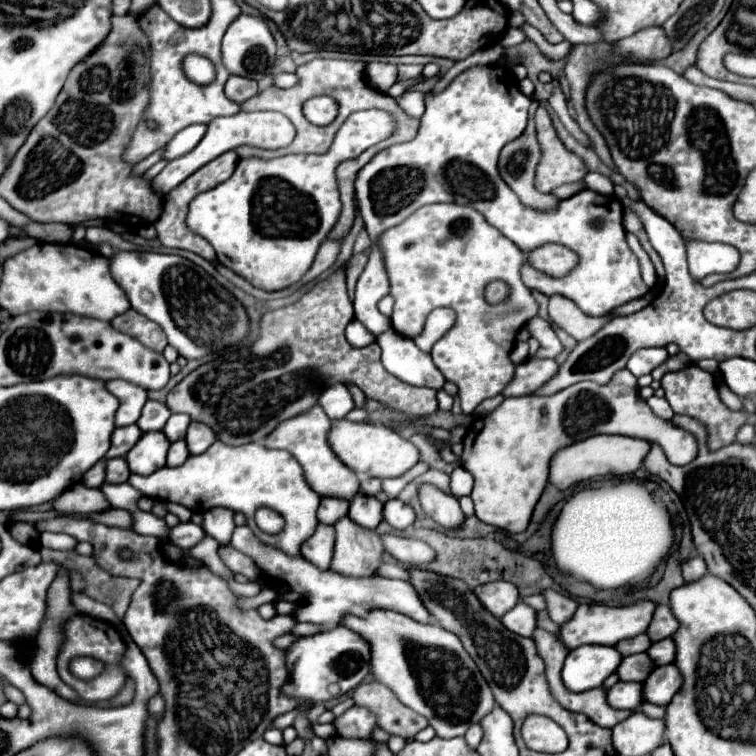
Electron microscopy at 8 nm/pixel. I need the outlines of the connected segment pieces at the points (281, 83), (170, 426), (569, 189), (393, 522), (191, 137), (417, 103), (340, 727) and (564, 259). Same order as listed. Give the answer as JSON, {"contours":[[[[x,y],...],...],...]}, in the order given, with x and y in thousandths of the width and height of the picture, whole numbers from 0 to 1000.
{"contours":[[[[369,97],[362,101],[362,114],[369,116],[382,116],[393,110],[390,97]]],[[[226,548],[226,553],[221,556],[221,561],[216,566],[216,574],[224,579],[224,585],[242,582],[250,558],[253,558],[253,553],[245,548]]],[[[761,241],[761,243],[747,243],[747,246],[739,246],[731,257],[737,259],[737,262],[753,262],[753,259],[758,259],[758,257],[763,257],[766,251],[771,251],[771,241]]],[[[515,661],[507,672],[507,685],[509,690],[515,690],[517,698],[538,701],[549,690],[549,677],[544,669],[533,667],[530,661]]],[[[261,164],[261,167],[250,167],[239,175],[234,175],[234,180],[229,180],[229,185],[216,196],[216,212],[231,212],[237,206],[245,206],[247,201],[253,201],[263,185],[271,177],[271,164]]],[[[538,119],[533,122],[528,130],[525,130],[525,138],[530,138],[533,148],[546,153],[546,156],[557,156],[560,146],[562,146],[562,138],[560,138],[560,122],[552,122],[552,119]]],[[[467,934],[454,947],[443,950],[440,958],[454,976],[488,976],[496,963],[496,947],[488,939]]],[[[721,323],[716,328],[710,328],[702,339],[700,339],[702,349],[726,362],[726,365],[747,365],[761,349],[763,349],[763,339],[753,331],[745,328],[739,323]]]]}

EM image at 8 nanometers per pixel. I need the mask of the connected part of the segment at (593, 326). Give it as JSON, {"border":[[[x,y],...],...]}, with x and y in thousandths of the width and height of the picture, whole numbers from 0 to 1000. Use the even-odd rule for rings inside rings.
{"border":[[[729,392],[726,394],[726,418],[729,423],[750,437],[763,452],[784,444],[806,421],[782,419],[771,415],[763,402],[747,392]]]}

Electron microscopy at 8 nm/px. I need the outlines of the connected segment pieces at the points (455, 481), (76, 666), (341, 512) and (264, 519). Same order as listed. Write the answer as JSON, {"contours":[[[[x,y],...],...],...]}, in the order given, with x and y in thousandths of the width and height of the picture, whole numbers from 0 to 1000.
{"contours":[[[[604,616],[604,619],[597,624],[594,646],[597,646],[597,653],[599,653],[602,659],[620,656],[623,648],[626,648],[626,630],[623,630],[618,622],[612,622],[610,616]]],[[[104,868],[104,870],[94,873],[91,886],[107,899],[123,899],[128,892],[139,889],[139,878],[134,873],[118,870],[118,868]]],[[[425,659],[425,669],[419,675],[419,688],[425,693],[446,693],[446,688],[451,688],[451,683],[456,683],[462,677],[462,664],[459,661],[448,661],[448,659]]],[[[351,669],[340,672],[337,690],[348,704],[356,704],[356,706],[366,706],[374,698],[374,685],[366,677],[361,677],[358,672],[351,672]]]]}

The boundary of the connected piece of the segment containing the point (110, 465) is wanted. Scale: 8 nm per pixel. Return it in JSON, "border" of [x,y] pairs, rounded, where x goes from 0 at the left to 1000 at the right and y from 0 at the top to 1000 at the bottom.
{"border":[[[149,606],[139,611],[139,638],[142,640],[163,640],[171,632],[171,619],[165,606]]]}

